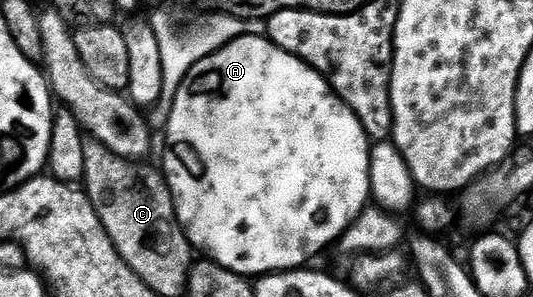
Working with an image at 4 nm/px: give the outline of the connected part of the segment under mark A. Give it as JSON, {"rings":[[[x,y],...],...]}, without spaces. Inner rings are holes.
{"rings":[[[264,35],[241,36],[212,52],[207,58],[195,62],[171,98],[169,121],[165,124],[165,168],[163,175],[175,202],[177,217],[185,237],[202,257],[214,260],[219,266],[246,278],[256,278],[266,272],[285,272],[302,267],[308,256],[321,252],[336,241],[349,223],[370,203],[369,153],[371,141],[363,130],[359,118],[333,93],[329,81],[305,63],[287,54]]]}

